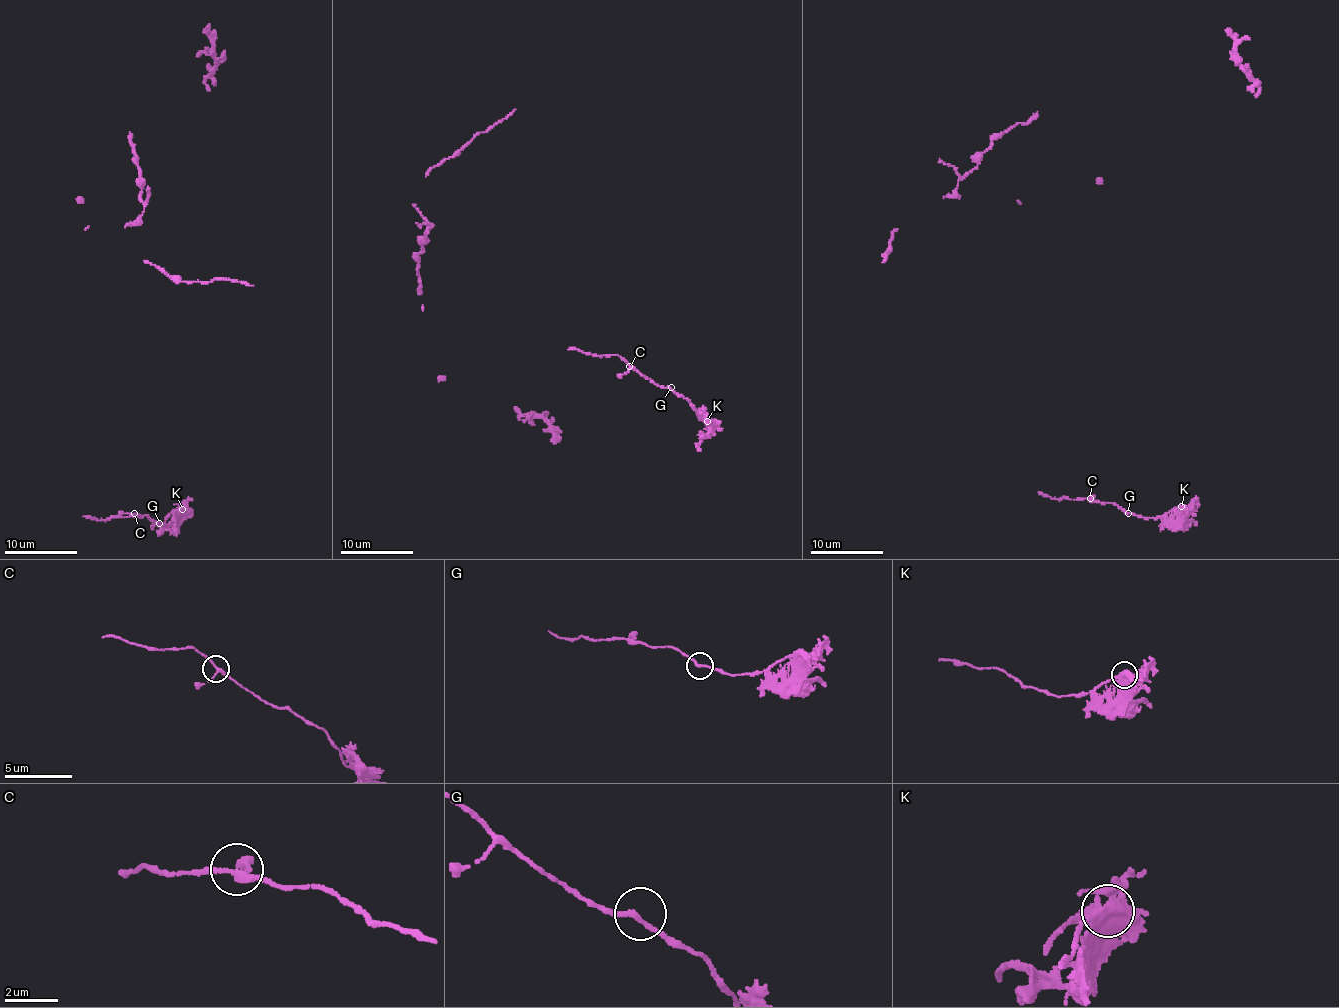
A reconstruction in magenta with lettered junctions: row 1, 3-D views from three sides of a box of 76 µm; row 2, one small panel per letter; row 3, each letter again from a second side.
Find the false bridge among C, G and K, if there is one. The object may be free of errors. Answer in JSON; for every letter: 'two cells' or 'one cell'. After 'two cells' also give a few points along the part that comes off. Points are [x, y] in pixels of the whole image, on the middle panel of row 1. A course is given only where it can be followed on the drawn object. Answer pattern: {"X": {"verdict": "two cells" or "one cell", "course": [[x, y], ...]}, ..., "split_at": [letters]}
{"C": {"verdict": "one cell"}, "G": {"verdict": "one cell"}, "K": {"verdict": "two cells", "course": [[706, 421], [710, 422], [708, 430], [700, 443], [701, 451]]}, "split_at": ["K"]}

